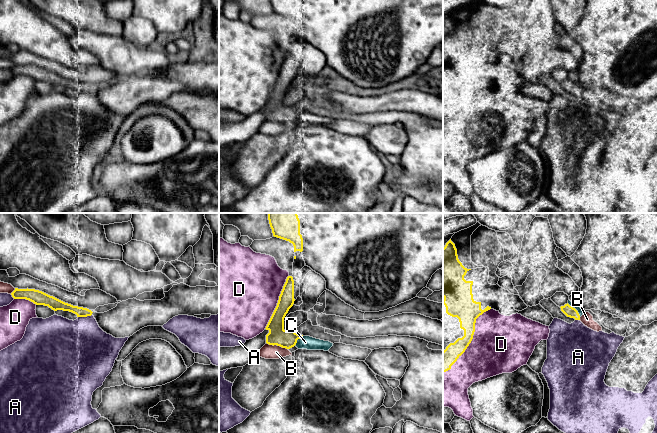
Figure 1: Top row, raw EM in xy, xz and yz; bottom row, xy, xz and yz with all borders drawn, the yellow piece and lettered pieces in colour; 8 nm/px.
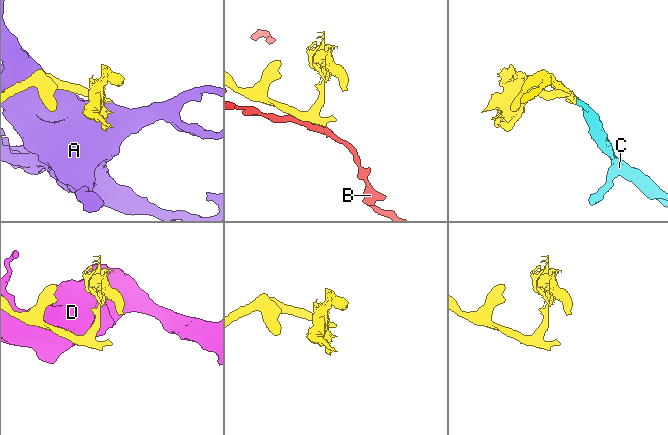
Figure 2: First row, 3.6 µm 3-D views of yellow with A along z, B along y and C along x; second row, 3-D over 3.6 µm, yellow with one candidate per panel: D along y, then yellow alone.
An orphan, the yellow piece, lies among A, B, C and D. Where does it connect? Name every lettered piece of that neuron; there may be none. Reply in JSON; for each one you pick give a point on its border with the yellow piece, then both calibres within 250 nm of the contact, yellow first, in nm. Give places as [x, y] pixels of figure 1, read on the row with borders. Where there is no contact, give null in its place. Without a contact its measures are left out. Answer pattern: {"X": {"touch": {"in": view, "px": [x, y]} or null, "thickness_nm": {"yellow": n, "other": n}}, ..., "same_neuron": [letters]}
{"C": {"touch": {"in": "yz", "px": [575, 309]}, "thickness_nm": {"yellow": 90, "other": 50}}, "same_neuron": ["C"]}

